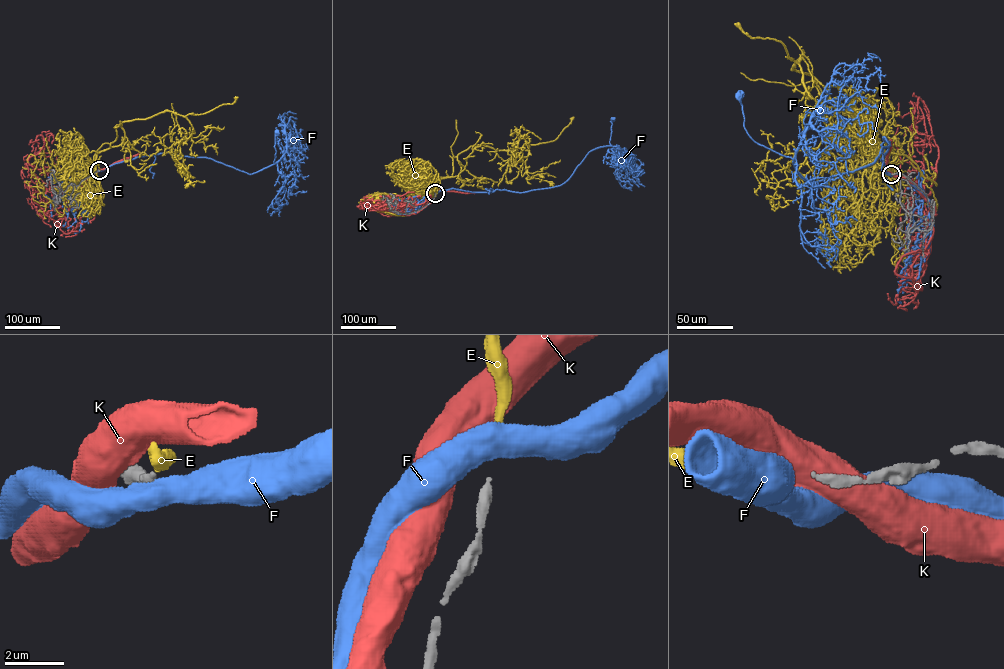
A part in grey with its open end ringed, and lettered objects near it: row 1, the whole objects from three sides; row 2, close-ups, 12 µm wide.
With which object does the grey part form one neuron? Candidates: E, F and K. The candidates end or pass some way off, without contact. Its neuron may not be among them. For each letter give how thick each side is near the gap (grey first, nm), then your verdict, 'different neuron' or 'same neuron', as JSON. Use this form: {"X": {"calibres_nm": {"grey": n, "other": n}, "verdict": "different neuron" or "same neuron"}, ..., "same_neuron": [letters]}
{"E": {"calibres_nm": {"grey": 300, "other": 300}, "verdict": "same neuron"}, "F": {"calibres_nm": {"grey": 300, "other": 800}, "verdict": "different neuron"}, "K": {"calibres_nm": {"grey": 300, "other": 750}, "verdict": "different neuron"}, "same_neuron": ["E"]}

